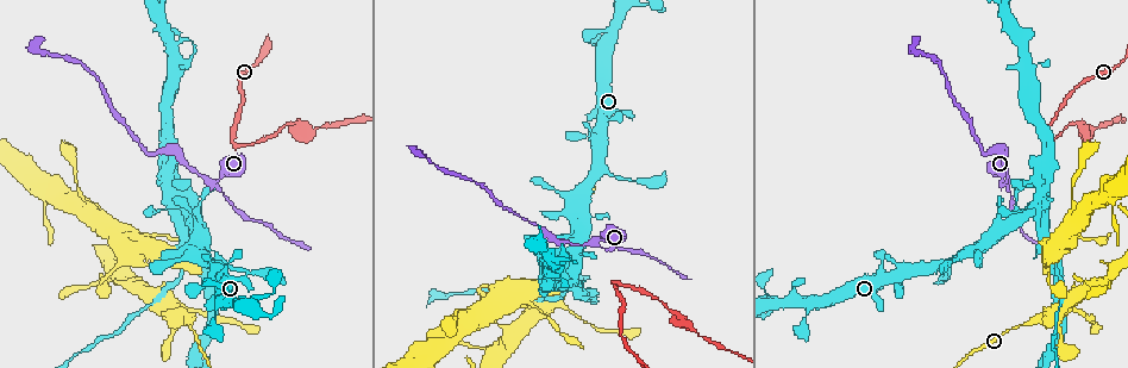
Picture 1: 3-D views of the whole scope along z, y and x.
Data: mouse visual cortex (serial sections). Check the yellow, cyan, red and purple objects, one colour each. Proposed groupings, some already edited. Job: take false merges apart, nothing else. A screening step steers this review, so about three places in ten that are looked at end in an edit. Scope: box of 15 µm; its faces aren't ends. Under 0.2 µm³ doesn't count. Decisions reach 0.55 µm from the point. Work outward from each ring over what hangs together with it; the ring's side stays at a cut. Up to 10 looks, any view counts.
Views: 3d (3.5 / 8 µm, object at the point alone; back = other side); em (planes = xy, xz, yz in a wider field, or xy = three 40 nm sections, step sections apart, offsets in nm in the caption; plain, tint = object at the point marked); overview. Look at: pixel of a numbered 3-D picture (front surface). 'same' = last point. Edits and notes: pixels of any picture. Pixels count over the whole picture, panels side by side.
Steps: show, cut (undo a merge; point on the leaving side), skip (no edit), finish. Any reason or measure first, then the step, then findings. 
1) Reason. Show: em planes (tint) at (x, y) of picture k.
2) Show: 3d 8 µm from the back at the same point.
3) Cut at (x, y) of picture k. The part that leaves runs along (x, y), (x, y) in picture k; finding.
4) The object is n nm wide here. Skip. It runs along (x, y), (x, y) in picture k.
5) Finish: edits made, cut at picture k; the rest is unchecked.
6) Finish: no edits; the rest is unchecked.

Abrupt turn. Show: 3d 3.5 µm at (1043, 200) of picture 1.

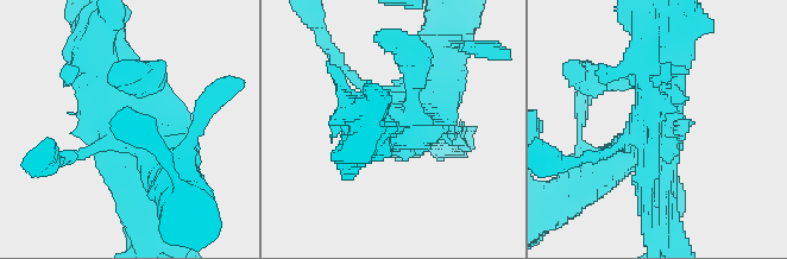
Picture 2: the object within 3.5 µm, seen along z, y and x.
Show: em xy step 1 (tint) at (413, 127) of picture 2.

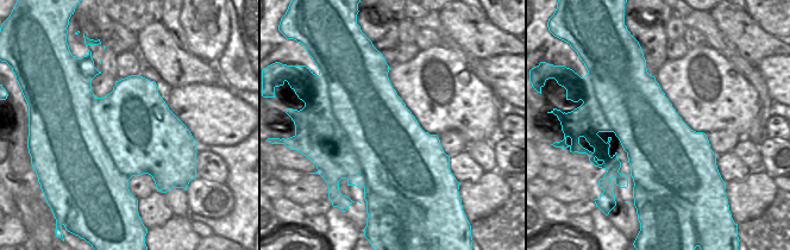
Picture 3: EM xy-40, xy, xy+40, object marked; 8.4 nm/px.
Cut at (655, 179) of picture 2. The part that leaves runs along (669, 93), (675, 24) in picture 2; a second cell is stuck on.

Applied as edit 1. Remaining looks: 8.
Redraw. Show: overview.

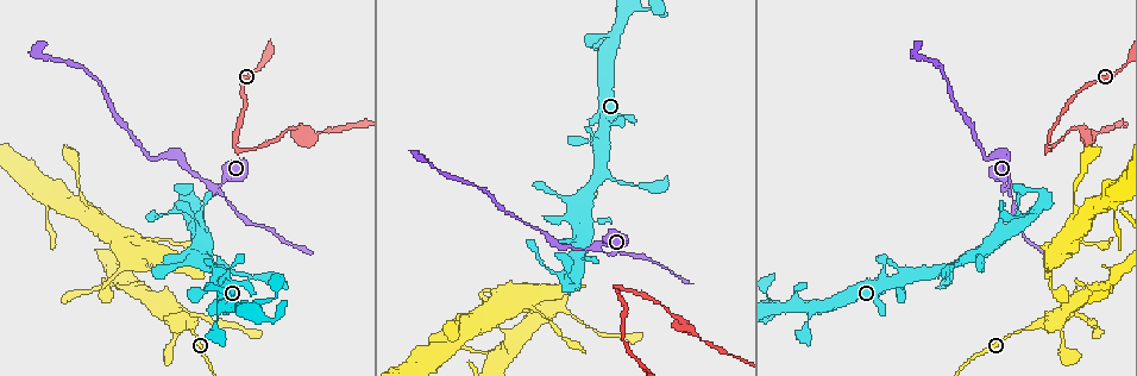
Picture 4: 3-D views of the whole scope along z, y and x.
Show: 3d 3.5 µm at (1047, 324) of picture 4.

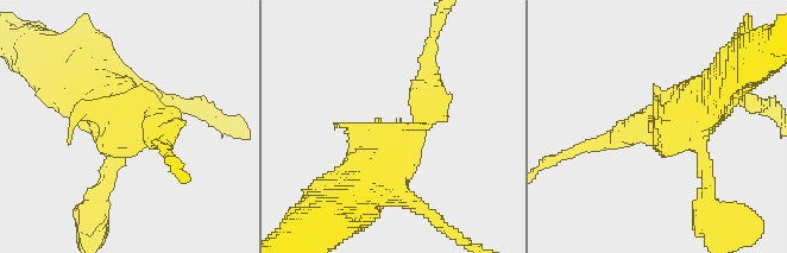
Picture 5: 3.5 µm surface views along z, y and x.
Shape alone is not enough. Show: em xy step 1 (tint) at (145, 121) of picture 5.

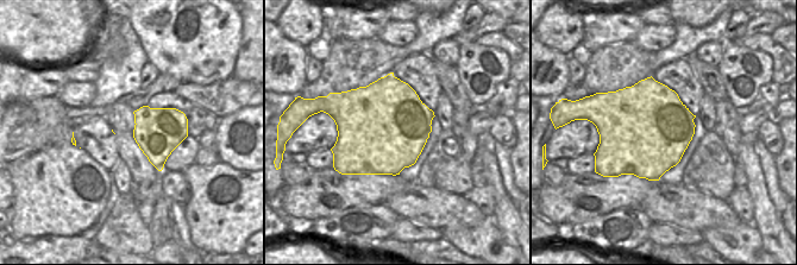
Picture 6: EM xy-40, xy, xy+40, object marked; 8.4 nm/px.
The object is 750 nm wide here. Cut at (373, 131) of picture 5. The part that leaves runs along (421, 122), (354, 198) in picture 5; a second cell is stuck on.

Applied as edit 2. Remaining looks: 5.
Show: 3d 8 µm at (1047, 143) of picture 4.

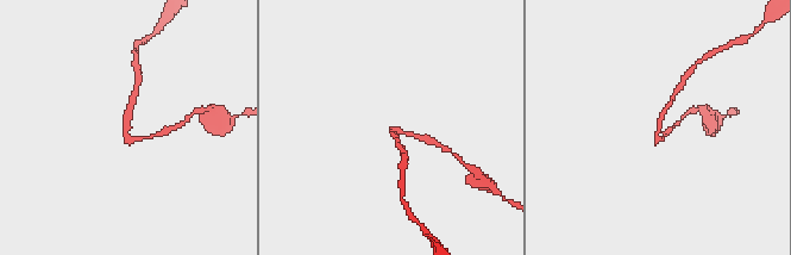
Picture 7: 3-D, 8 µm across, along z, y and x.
Show: 3d 3.5 µm at (658, 129) of picture 7.

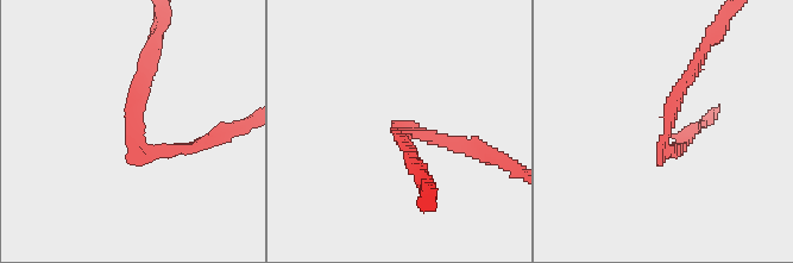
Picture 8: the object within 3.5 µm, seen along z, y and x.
The arms are 150, 200 nm wide. Show: em xy step 5 (tint) at (395, 133) of picture 8.

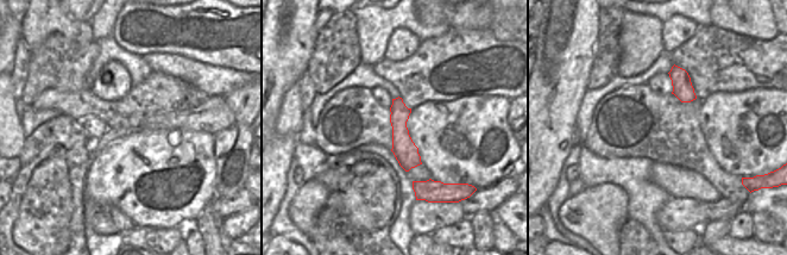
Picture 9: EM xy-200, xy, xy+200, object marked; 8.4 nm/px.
Cut at (451, 143) of picture 8. The part that leaves runs along (414, 133), (476, 146), (513, 164) in picture 8; two cells meet here.

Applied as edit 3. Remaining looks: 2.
Finish: edits made, cut at picture 2, cut at picture 5, cut at picture 8; the rest is unchecked.

